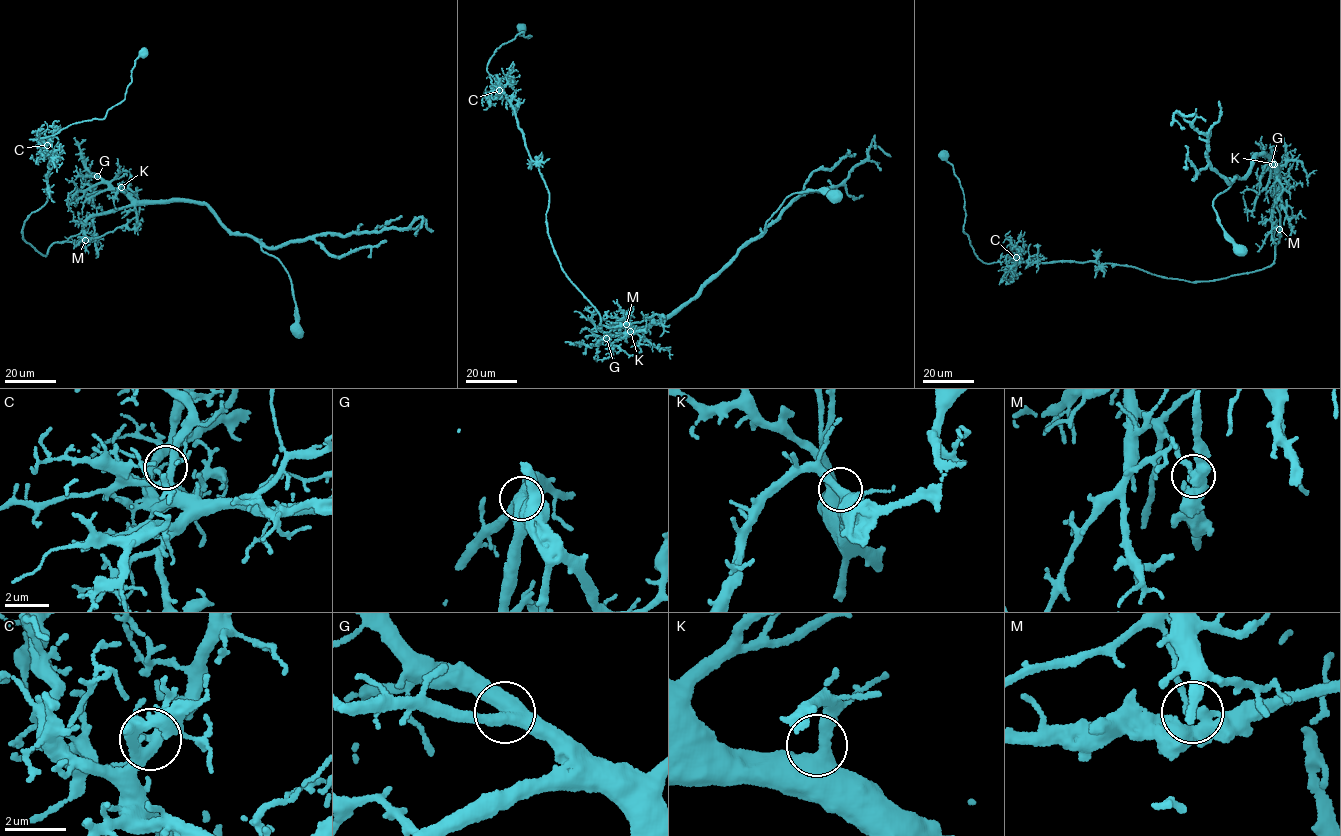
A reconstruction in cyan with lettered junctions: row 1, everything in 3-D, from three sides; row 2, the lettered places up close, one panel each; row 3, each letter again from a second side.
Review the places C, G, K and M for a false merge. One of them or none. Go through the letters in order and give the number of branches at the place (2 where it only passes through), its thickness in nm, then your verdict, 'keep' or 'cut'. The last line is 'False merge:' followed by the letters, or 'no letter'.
C: branches 5; calibre 300 nm; keep
G: branches 3; calibre 440 nm; keep
K: branches 3; calibre 400 nm; keep
M: branches 3; calibre 280 nm; cut
False merge: M

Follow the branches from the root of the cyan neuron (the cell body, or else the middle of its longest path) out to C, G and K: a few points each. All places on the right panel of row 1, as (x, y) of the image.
C: (1238, 251), (1213, 203), (1262, 154), (1282, 188), (1274, 262), (1262, 269), (1192, 282), (1112, 263), (1016, 257)
G: (1238, 251), (1219, 222), (1214, 198), (1236, 177), (1245, 175), (1257, 155), (1265, 155), (1275, 171), (1272, 164)
K: (1238, 251), (1219, 222), (1214, 198), (1236, 177), (1245, 175), (1257, 155), (1265, 155), (1274, 171), (1274, 164)

